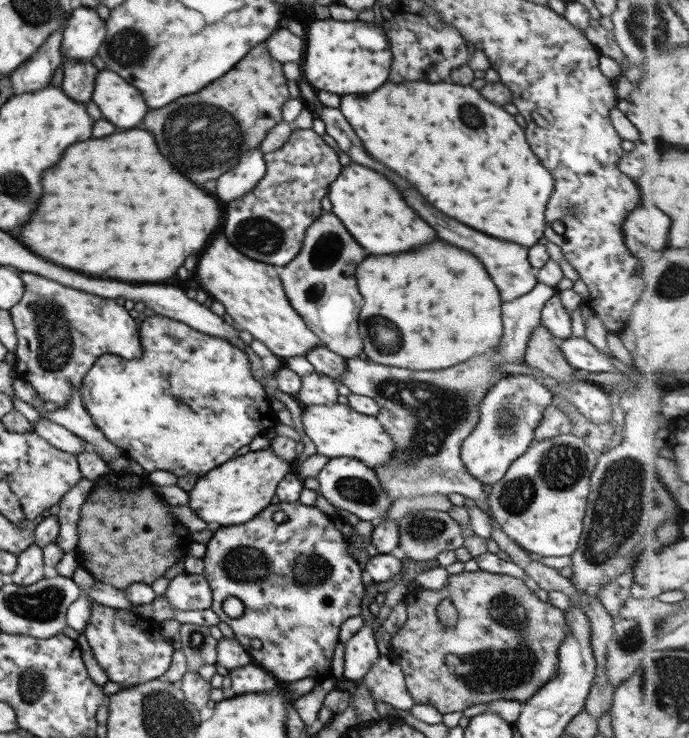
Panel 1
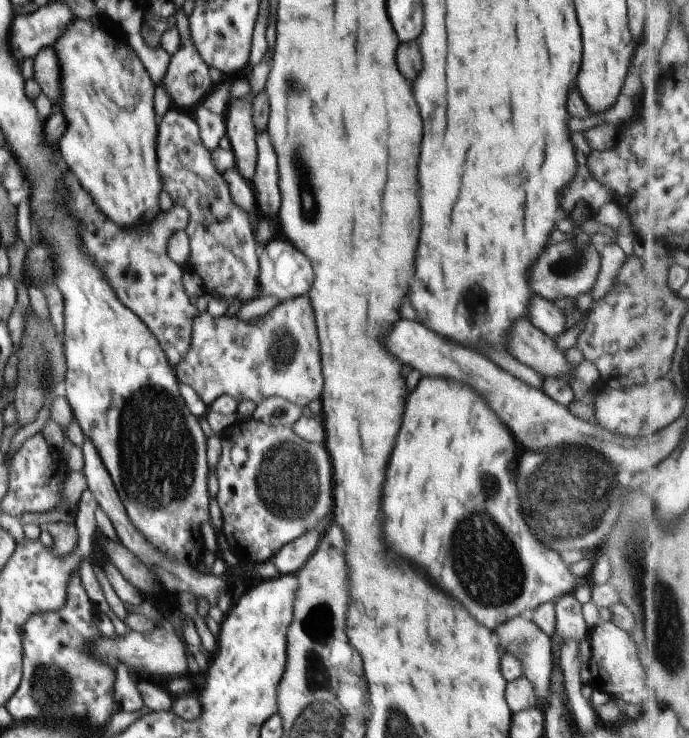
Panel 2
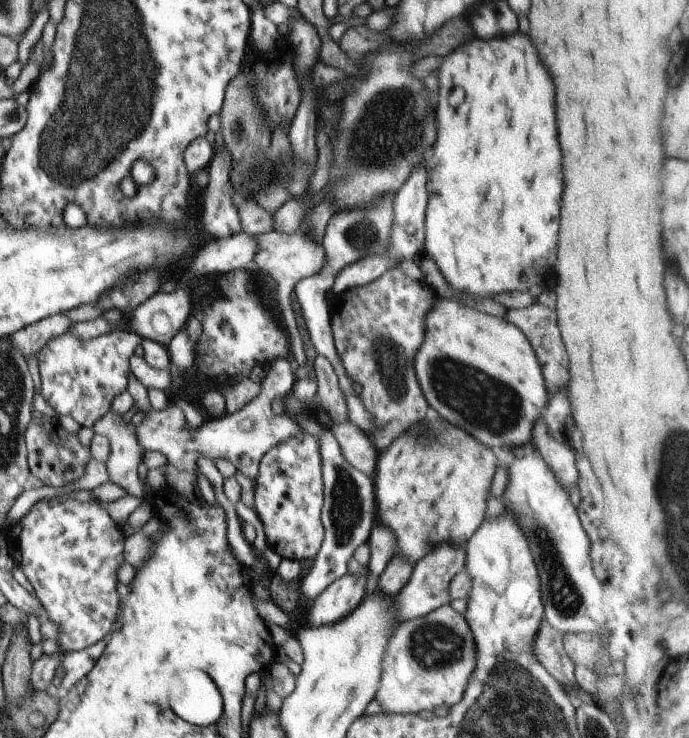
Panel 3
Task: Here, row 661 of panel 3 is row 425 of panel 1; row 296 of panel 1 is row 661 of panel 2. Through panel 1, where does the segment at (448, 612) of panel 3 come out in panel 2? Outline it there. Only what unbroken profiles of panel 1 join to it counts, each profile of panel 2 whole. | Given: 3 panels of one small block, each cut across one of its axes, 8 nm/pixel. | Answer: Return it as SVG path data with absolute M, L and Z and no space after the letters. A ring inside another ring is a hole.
M513 617L511 620L502 622L494 628L492 634L500 652L509 653L520 662L522 675L529 679L529 682L533 685L535 694L539 698L546 699L549 677L552 673L549 636L533 621L525 617Z

